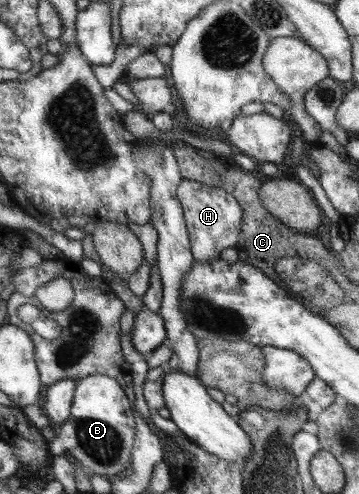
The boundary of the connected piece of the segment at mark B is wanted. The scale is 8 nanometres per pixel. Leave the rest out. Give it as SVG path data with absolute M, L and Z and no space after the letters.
M94 374L77 380L73 395L72 416L60 427L50 442L50 453L64 456L70 452L82 465L90 468L96 475L118 478L131 463L135 443L134 417L130 409L130 399L125 388L117 378Z

